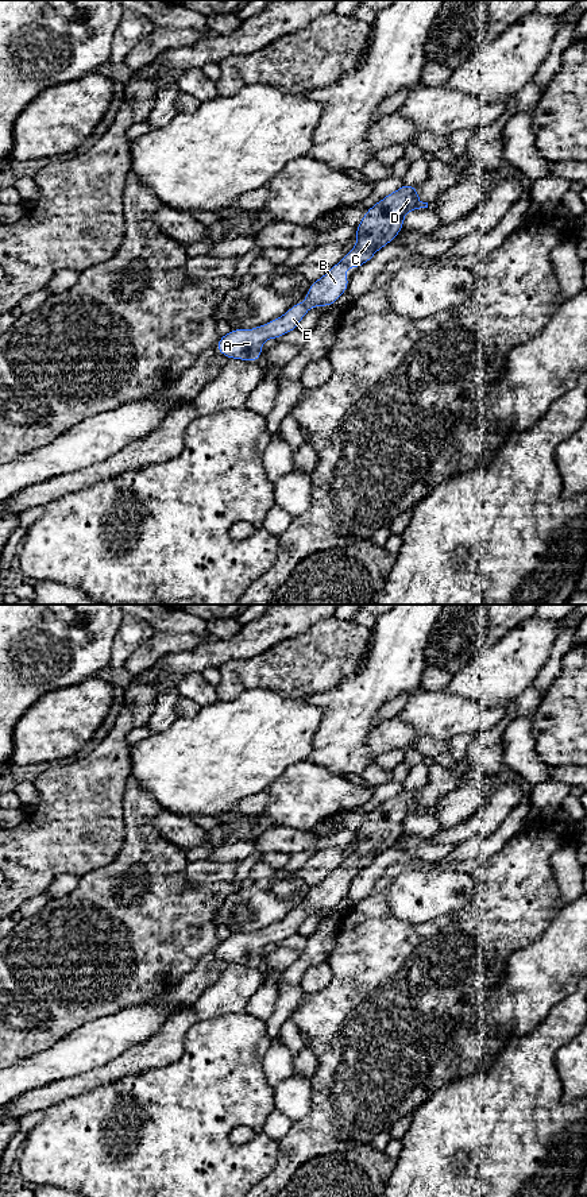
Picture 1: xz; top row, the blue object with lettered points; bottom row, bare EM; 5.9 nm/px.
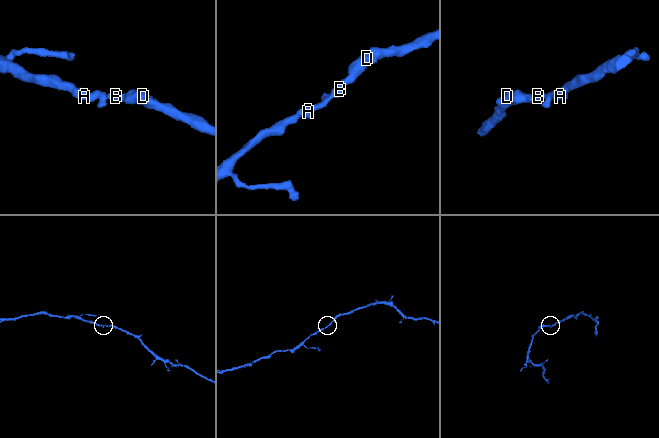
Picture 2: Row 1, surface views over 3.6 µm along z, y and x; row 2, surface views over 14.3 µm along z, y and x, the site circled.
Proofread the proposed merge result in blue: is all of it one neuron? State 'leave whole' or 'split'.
leave whole

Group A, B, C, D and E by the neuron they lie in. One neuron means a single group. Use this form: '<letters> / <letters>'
A B C D E

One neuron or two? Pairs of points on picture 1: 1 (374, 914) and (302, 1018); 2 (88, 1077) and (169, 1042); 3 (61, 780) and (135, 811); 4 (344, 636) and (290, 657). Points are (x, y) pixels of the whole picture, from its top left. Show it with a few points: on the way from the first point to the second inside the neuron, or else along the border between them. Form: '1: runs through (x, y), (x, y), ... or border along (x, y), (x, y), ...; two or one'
1: runs through (370, 941), (370, 957), (329, 997); one
2: runs through (108, 1073), (149, 1054); one
3: border along (128, 776), (123, 798), (123, 838); two
4: runs through (331, 649), (321, 657), (304, 657); one

